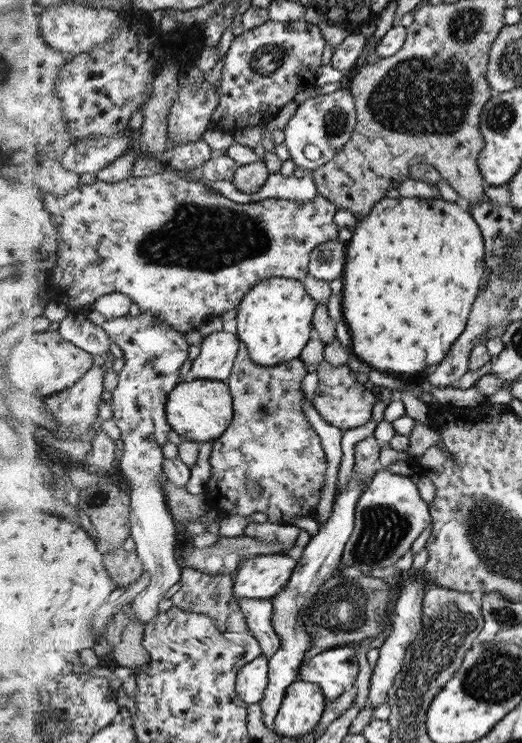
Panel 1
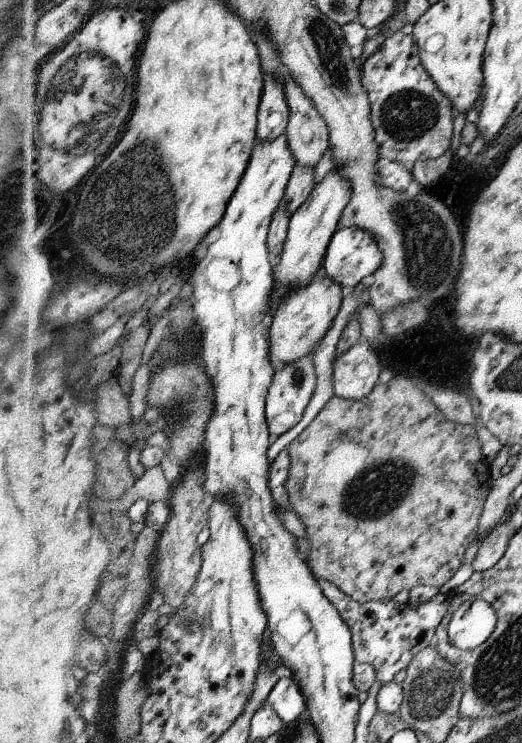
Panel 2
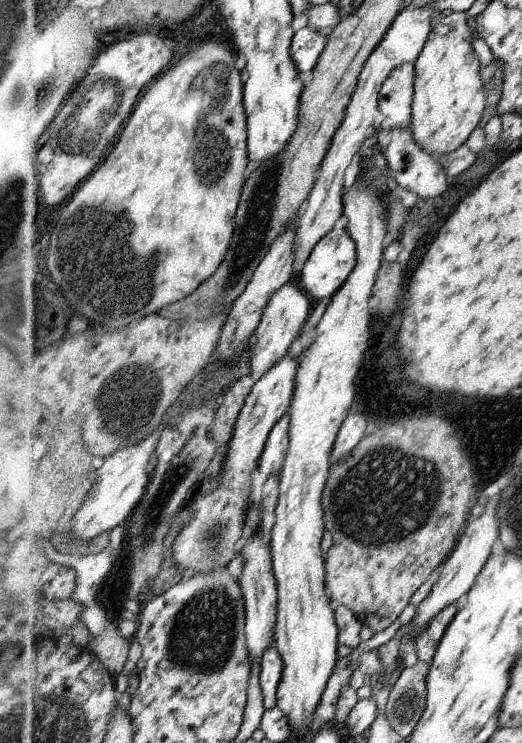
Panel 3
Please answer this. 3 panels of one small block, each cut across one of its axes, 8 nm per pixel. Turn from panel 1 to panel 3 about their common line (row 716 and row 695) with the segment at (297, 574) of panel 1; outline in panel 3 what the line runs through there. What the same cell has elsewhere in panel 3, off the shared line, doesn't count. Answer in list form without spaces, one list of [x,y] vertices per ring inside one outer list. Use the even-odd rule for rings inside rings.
[[[273,645],[264,656],[262,662],[261,682],[265,693],[265,702],[268,709],[277,707],[278,692],[280,683],[283,680],[283,658],[280,657],[279,650]]]

